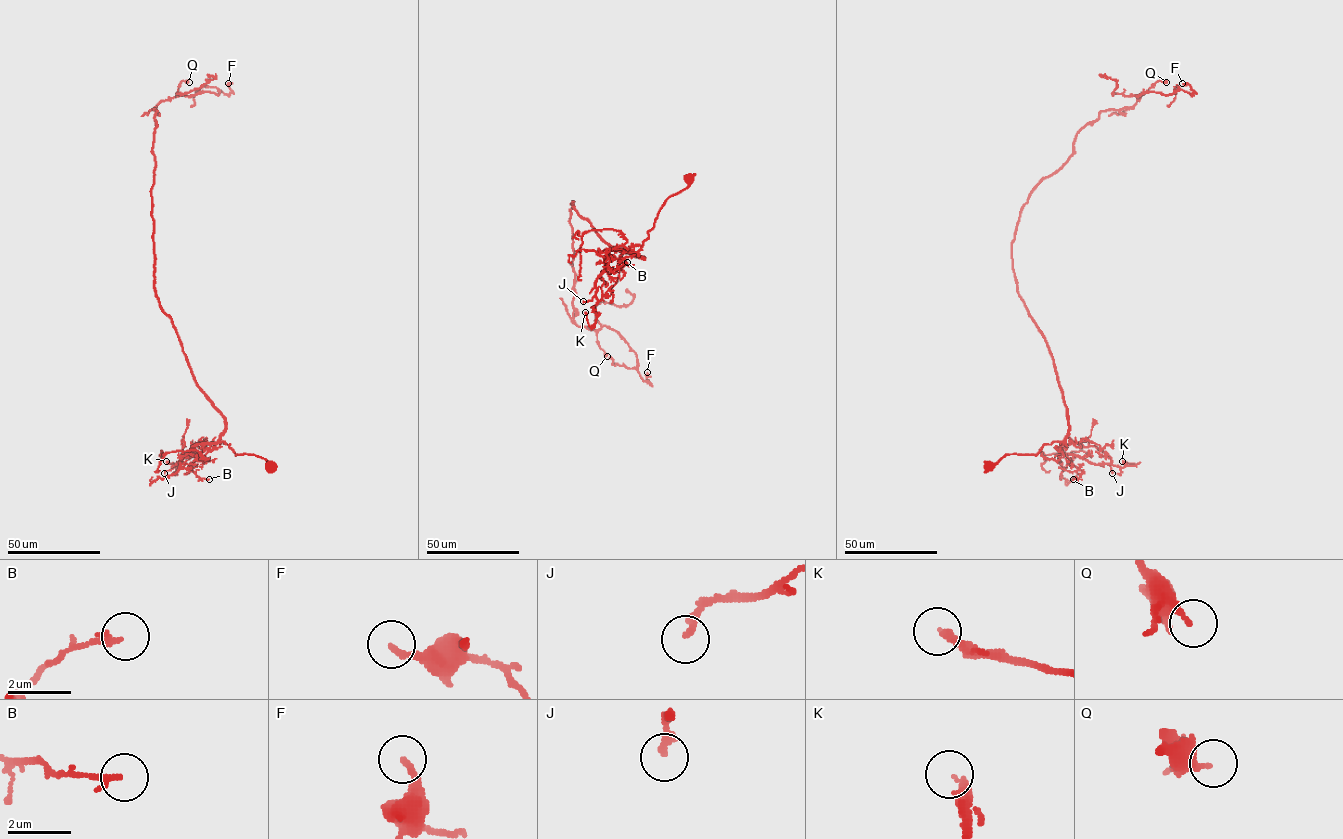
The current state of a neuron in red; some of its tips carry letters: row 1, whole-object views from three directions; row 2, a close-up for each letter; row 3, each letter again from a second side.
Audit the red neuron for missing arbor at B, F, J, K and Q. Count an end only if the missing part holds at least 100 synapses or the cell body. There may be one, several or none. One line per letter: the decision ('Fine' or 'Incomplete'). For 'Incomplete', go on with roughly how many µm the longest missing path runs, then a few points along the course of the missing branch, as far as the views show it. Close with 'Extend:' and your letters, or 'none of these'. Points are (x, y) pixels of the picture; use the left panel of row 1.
B: Fine
F: Fine
J: Fine
K: Fine
Q: Fine
Extend: none of these

